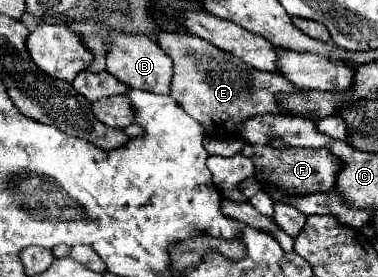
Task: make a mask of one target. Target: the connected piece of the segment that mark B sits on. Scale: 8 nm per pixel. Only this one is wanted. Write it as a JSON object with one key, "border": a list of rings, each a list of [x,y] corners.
{"border":[[[124,32],[110,34],[112,48],[106,54],[108,72],[116,76],[120,82],[128,84],[136,90],[146,90],[154,94],[170,94],[170,80],[172,80],[172,60],[164,50],[146,36],[132,36]]]}

